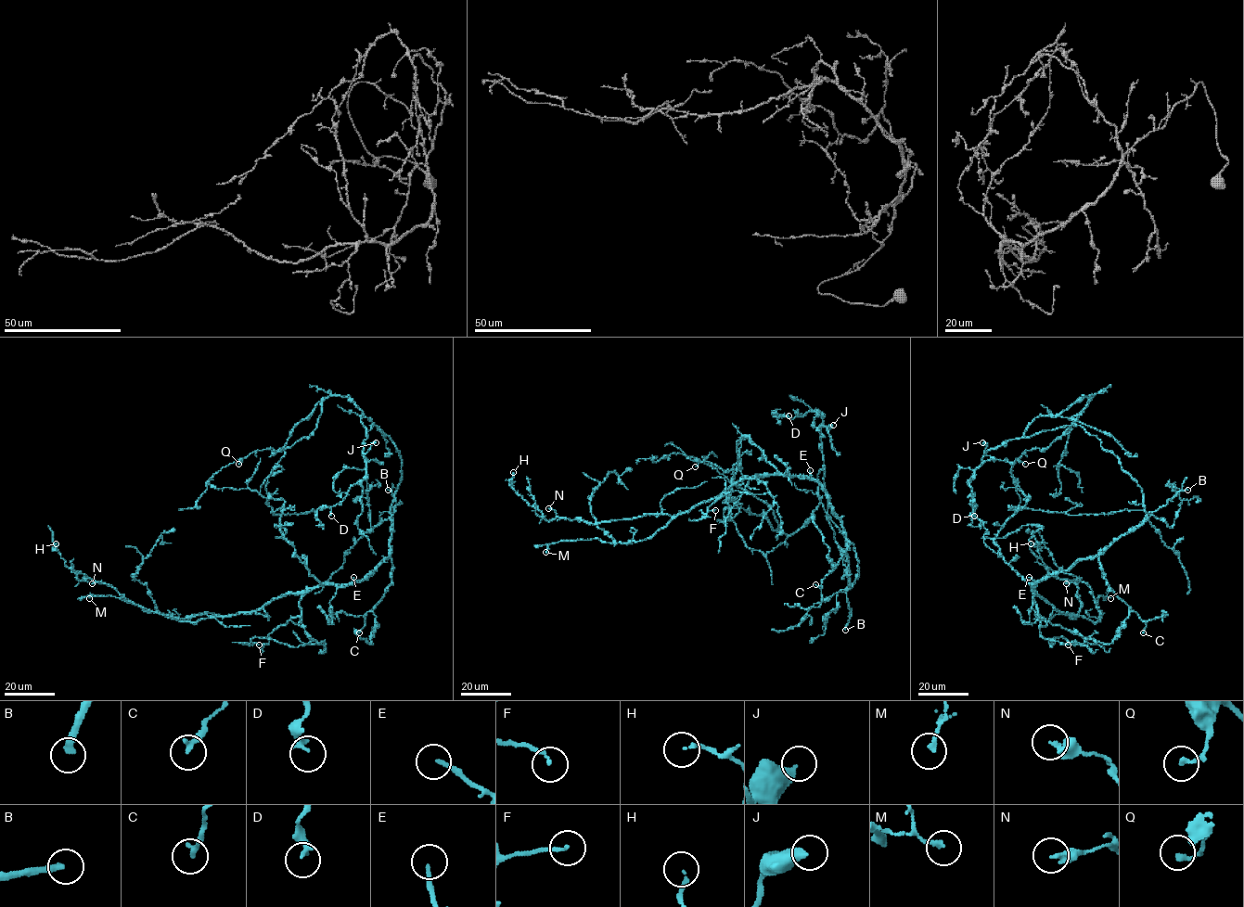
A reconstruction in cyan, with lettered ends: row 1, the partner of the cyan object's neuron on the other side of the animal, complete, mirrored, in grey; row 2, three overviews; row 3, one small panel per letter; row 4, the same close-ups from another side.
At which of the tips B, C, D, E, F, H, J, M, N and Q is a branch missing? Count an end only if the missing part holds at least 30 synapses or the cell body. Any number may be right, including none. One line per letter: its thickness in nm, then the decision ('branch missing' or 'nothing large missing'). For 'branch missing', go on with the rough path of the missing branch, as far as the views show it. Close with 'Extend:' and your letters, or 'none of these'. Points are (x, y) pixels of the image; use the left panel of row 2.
B: calibre 280 nm; branch missing; course (388, 490), (322, 438), (300, 440), (295, 455), (318, 484), (339, 489), (357, 479), (357, 445)
C: calibre 220 nm; nothing large missing
D: calibre 240 nm; nothing large missing
E: calibre 170 nm; nothing large missing
F: calibre 150 nm; nothing large missing
H: calibre 150 nm; nothing large missing
J: calibre 440 nm; nothing large missing
M: calibre 180 nm; nothing large missing
N: calibre 300 nm; nothing large missing
Q: calibre 170 nm; nothing large missing
Extend: B

